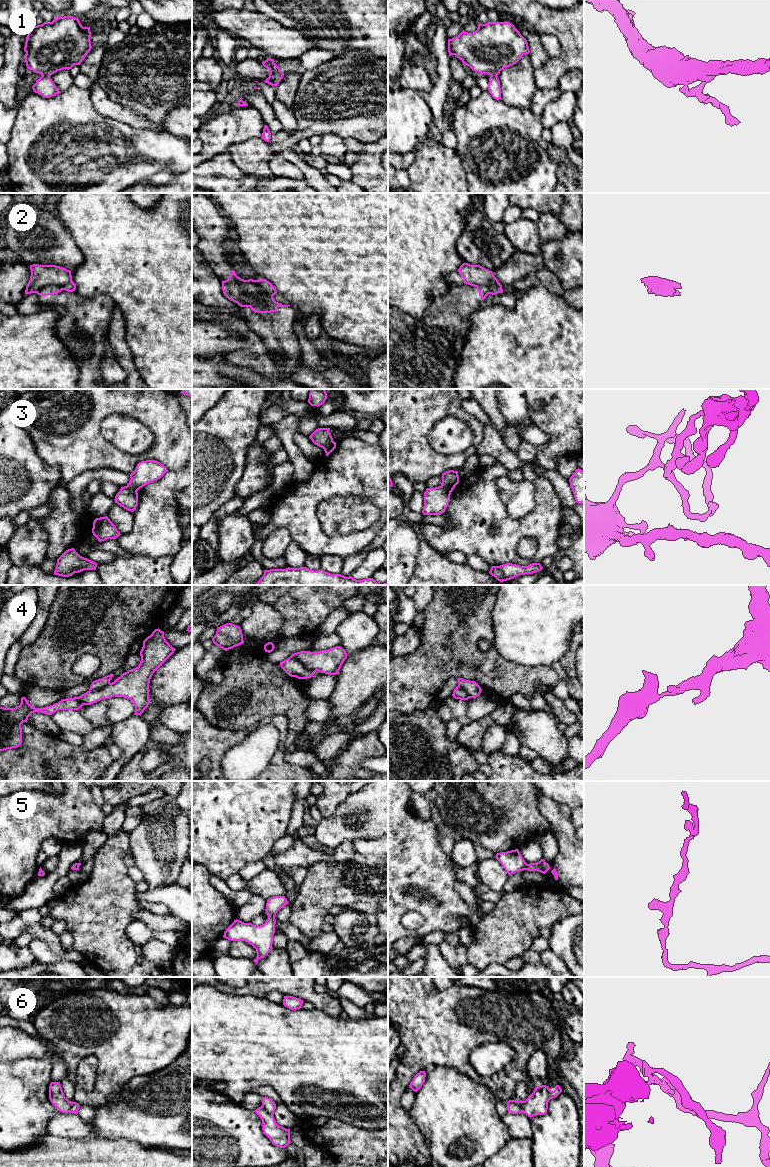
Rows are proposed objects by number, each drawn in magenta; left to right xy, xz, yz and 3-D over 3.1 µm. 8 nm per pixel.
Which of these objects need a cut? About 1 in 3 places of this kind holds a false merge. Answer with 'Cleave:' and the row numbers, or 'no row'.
Cleave: 1, 2, 3, 4, 6

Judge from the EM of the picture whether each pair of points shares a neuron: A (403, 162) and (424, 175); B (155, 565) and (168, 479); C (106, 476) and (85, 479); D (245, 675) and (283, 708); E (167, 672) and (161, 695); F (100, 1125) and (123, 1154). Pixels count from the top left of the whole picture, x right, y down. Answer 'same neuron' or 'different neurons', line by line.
A: different neurons
B: different neurons
C: same neuron
D: same neuron
E: same neuron
F: different neurons

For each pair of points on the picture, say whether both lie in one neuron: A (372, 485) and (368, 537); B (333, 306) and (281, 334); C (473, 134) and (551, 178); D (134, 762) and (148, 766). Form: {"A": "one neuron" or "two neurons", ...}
{"A": "one neuron", "B": "two neurons", "C": "one neuron", "D": "two neurons"}

